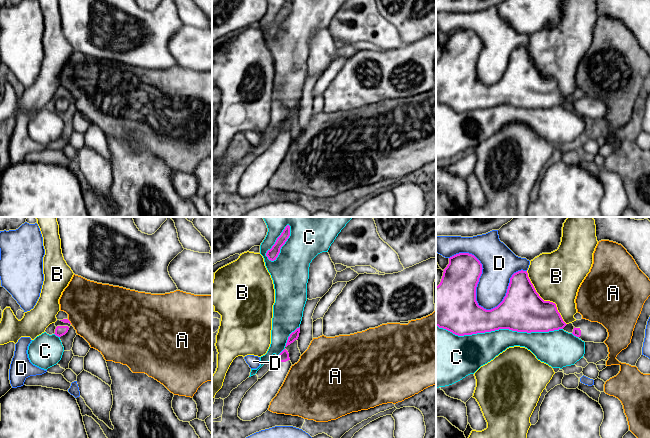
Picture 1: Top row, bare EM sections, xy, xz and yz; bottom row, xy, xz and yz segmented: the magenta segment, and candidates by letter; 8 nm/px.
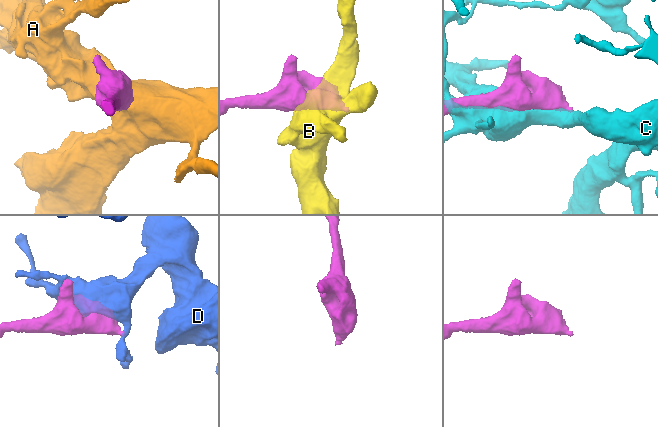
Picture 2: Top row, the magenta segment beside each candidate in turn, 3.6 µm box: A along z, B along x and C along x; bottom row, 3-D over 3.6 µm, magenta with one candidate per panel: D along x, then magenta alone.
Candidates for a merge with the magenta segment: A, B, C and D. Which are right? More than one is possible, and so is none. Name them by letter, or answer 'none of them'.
none of them

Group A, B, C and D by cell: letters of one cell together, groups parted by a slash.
A / B / C / D

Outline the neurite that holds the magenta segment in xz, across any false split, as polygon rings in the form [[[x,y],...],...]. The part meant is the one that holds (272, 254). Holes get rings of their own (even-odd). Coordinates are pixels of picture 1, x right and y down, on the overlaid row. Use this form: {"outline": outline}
{"outline": [[[287,225],[281,235],[277,238],[275,244],[272,246],[270,250],[267,251],[266,256],[269,260],[274,261],[278,257],[280,253],[281,247],[285,244],[287,239],[290,236],[290,226]]]}

